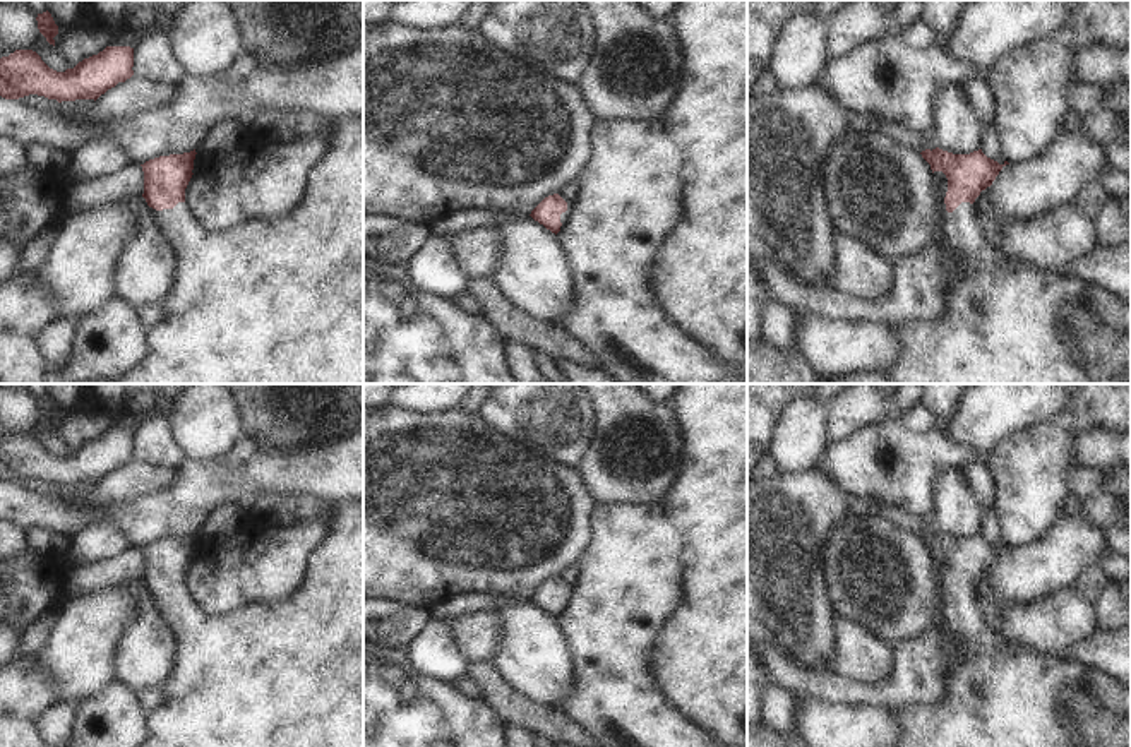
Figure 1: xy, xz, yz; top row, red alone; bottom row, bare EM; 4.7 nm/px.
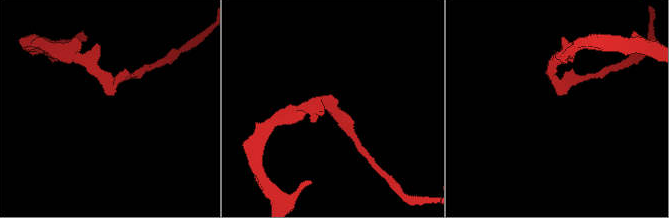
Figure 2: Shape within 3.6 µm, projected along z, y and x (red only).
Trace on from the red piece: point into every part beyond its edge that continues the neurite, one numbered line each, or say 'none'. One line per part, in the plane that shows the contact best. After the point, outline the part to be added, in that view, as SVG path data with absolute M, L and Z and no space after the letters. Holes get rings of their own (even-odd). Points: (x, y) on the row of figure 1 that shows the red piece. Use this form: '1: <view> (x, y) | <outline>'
1: xy (280, 300) | M363 113L341 122L331 134L324 156L308 173L303 199L284 214L212 233L194 218L187 202L178 202L173 209L158 211L156 223L173 243L178 267L159 302L163 319L147 331L147 356L117 384L363 384Z

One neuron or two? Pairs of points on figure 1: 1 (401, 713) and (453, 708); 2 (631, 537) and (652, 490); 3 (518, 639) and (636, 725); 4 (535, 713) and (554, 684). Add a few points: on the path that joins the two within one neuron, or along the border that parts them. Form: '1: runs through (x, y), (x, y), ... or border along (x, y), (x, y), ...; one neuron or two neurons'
1: runs through (413, 713), (441, 713); one neuron
2: border along (607, 501), (660, 502); two neurons
3: border along (566, 639), (573, 662), (573, 691), (559, 708); two neurons
4: border along (506, 682), (533, 701), (559, 710); two neurons

